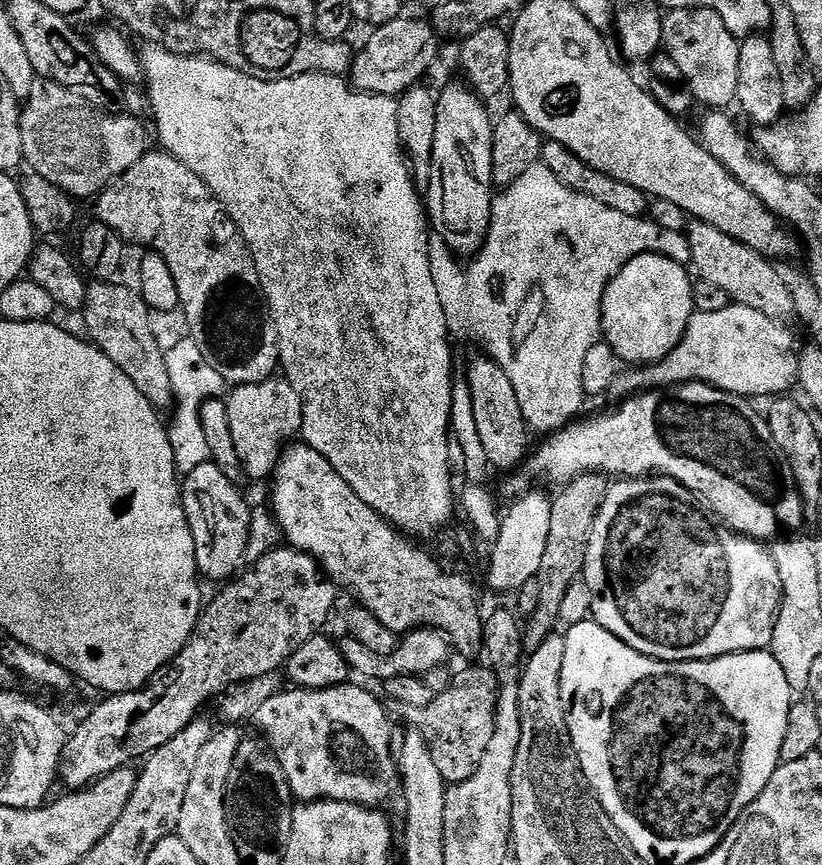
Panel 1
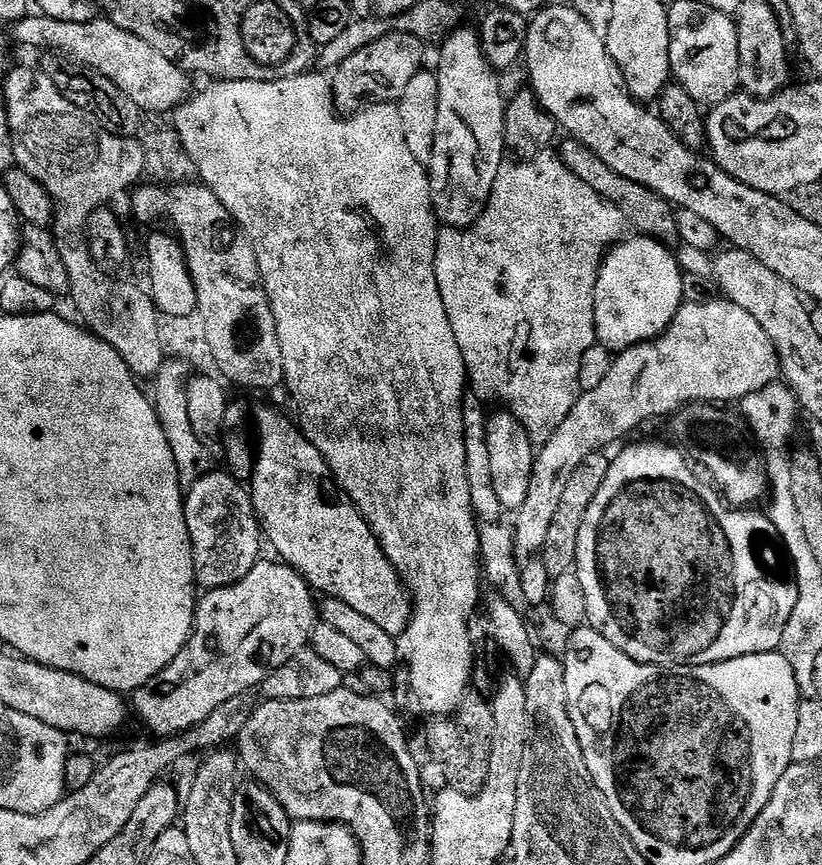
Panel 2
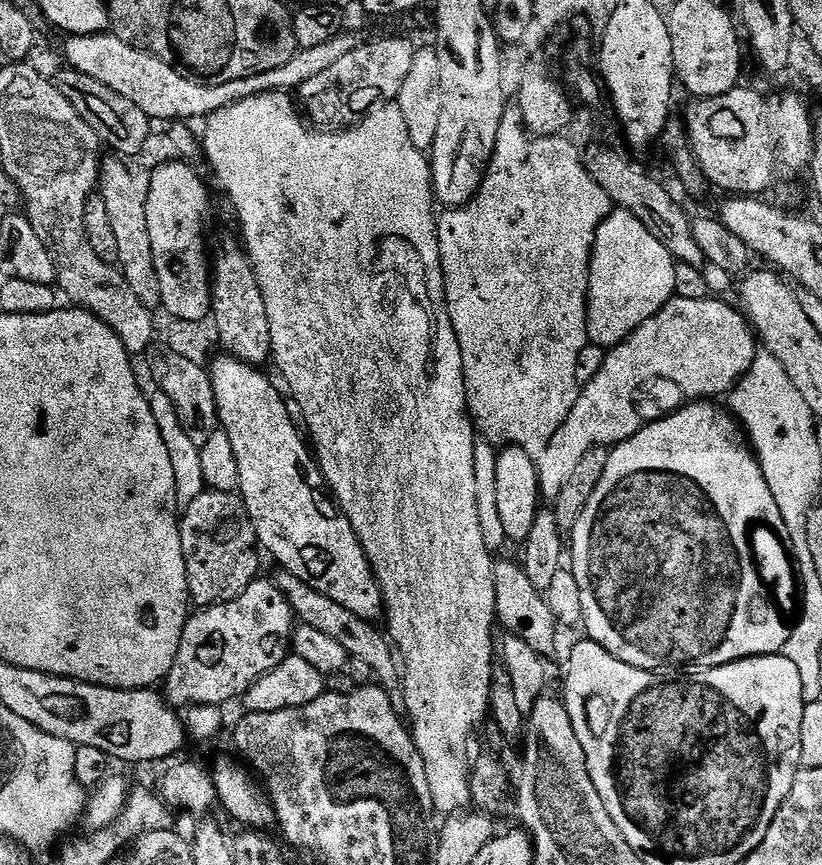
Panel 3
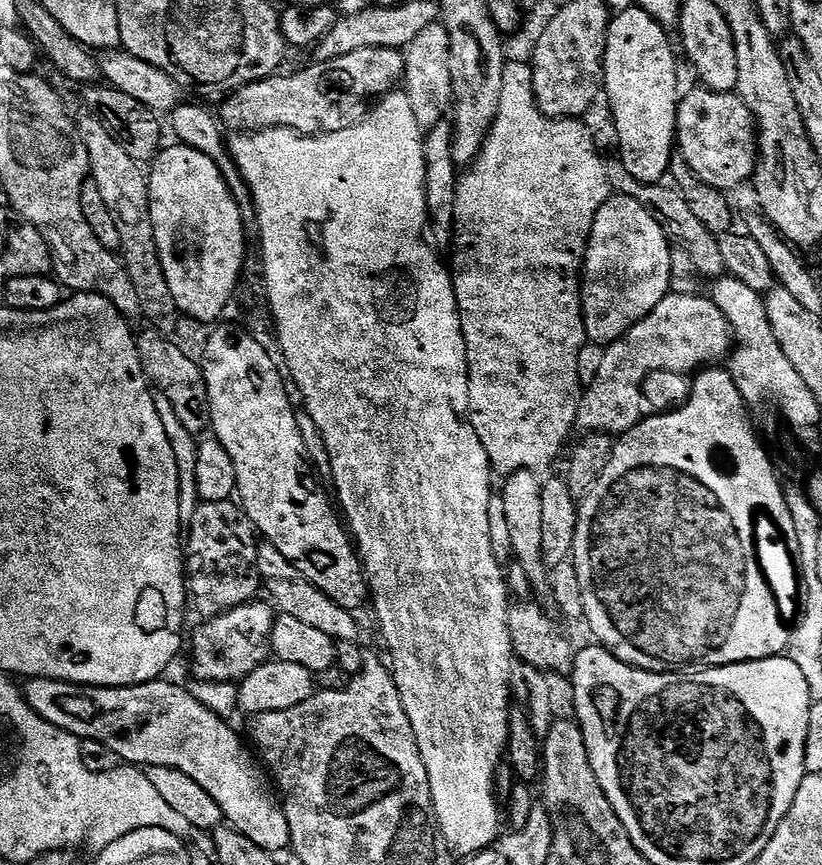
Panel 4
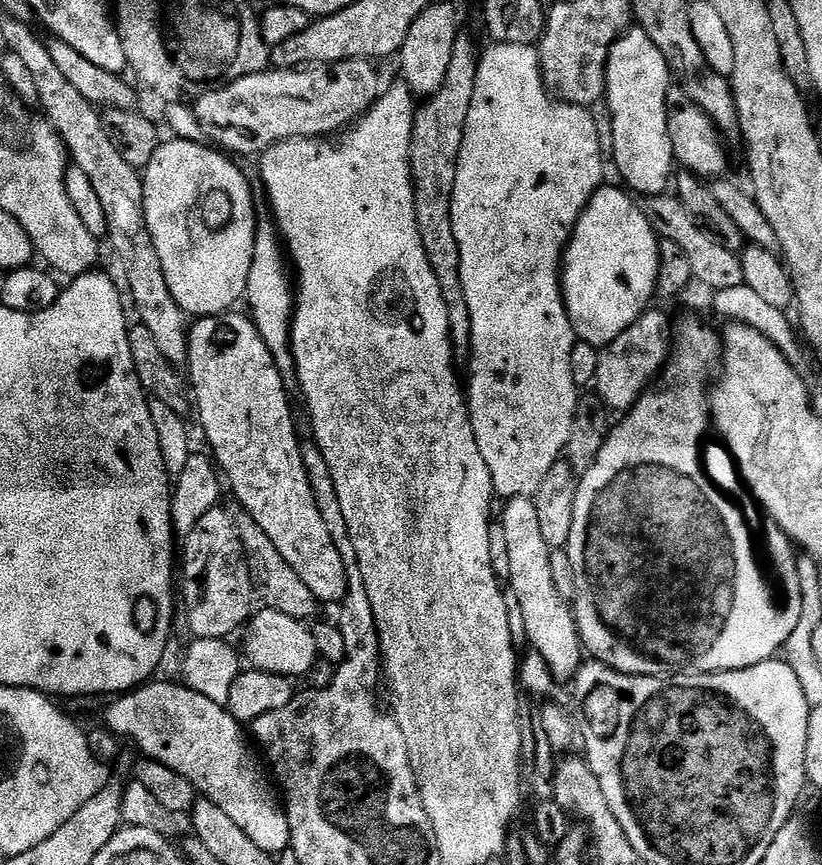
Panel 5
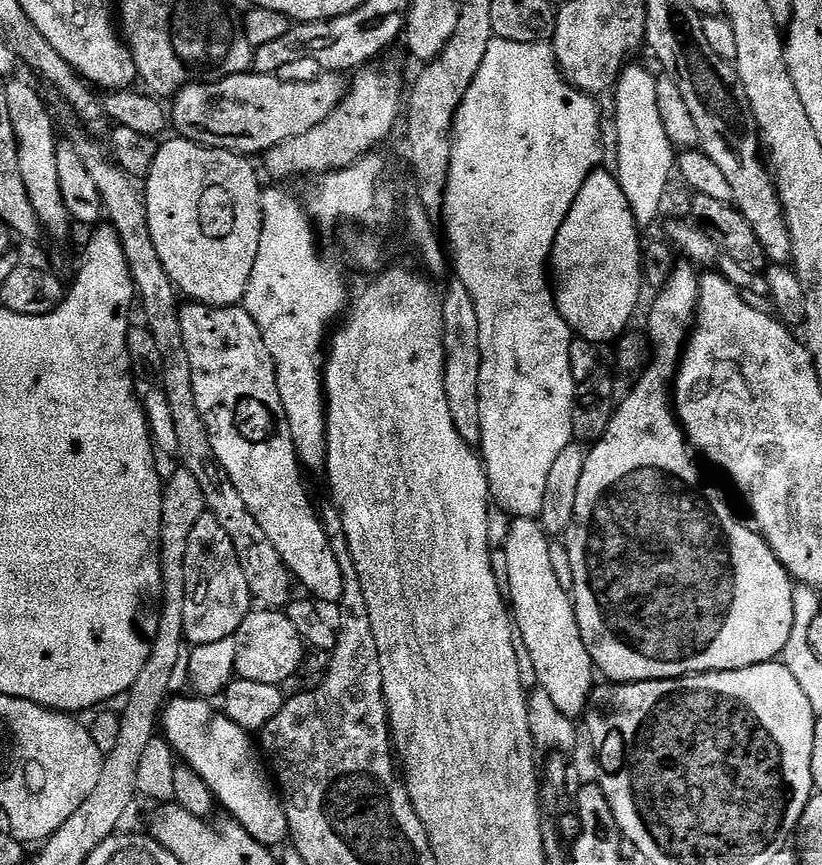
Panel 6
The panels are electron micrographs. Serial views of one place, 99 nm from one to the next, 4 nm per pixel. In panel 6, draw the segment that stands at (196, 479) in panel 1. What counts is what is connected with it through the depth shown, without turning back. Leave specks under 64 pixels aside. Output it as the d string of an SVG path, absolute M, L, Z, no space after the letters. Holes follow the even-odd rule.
M204 512L190 533L186 549L186 606L182 610L185 641L195 646L233 638L253 608L250 586L246 586L246 574L242 574L230 534L222 530L212 512Z

